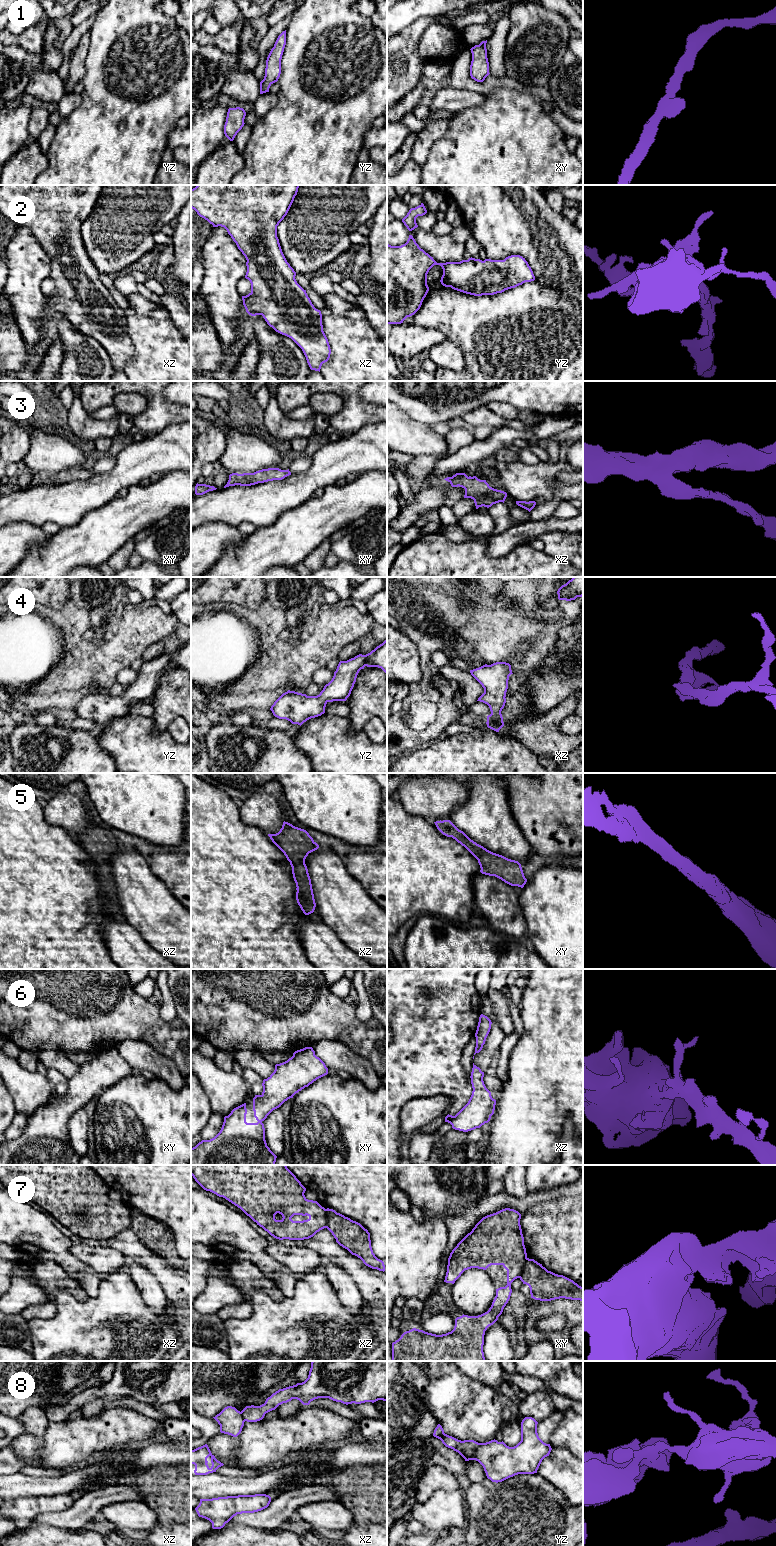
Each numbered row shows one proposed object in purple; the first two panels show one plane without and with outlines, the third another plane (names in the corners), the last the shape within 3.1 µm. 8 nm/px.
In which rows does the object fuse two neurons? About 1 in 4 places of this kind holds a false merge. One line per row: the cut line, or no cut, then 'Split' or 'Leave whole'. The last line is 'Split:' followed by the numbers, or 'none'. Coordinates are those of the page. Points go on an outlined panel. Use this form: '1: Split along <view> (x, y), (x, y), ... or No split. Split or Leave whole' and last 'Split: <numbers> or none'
1: No split. Leave whole
2: No split. Leave whole
3: No split. Leave whole
4: No split. Leave whole
5: No split. Leave whole
6: No split. Leave whole
7: Split along xy (528, 1258), (518, 1277). Split
8: Split along xz (240, 1412), (245, 1420). Split
Split: 7, 8

